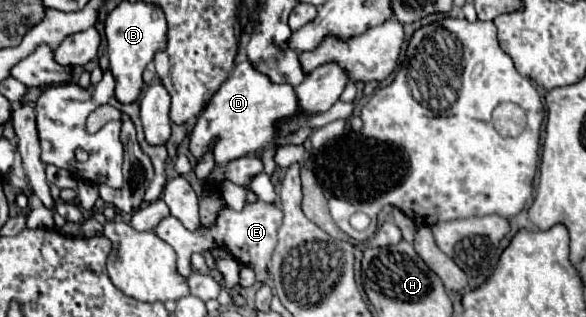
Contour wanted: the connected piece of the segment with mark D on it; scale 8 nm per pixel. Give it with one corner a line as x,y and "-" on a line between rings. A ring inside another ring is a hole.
249,62
235,66
231,76
215,90
209,98
205,110
197,116
197,124
191,132
191,154
201,160
209,142
215,140
213,158
215,164
227,164
235,158
259,152
275,138
275,122
299,114
299,104
293,86
289,84
271,84
267,76
259,74

